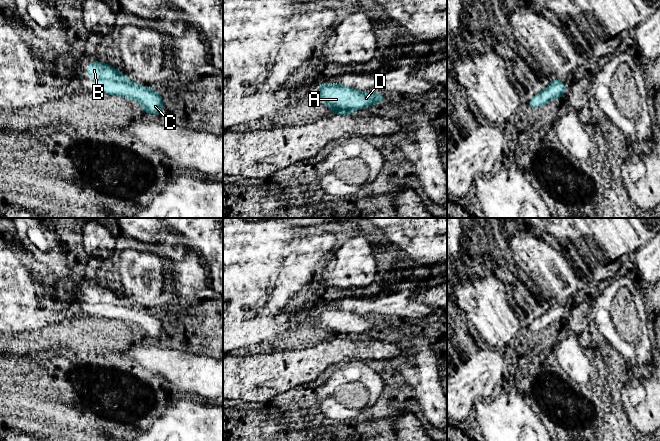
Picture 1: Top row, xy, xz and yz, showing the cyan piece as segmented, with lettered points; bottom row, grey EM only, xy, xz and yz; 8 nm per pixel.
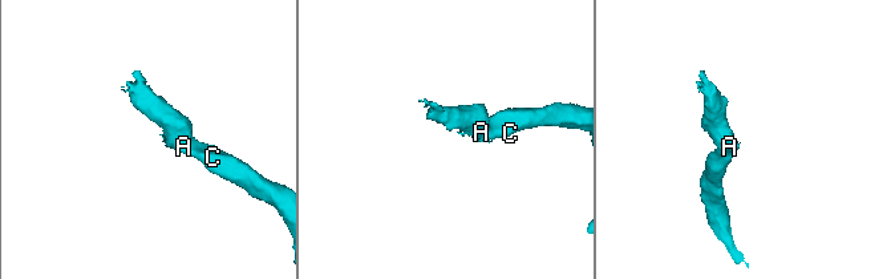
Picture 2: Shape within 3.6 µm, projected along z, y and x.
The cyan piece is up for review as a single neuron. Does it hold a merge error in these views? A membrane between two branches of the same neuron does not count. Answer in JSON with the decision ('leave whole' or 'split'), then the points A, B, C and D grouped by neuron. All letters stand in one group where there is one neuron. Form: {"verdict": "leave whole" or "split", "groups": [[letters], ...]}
{"verdict": "leave whole", "groups": [["A", "B", "C", "D"]]}

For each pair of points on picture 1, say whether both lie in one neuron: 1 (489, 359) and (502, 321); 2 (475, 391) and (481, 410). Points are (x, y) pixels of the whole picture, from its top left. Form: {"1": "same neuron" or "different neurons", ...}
{"1": "different neurons", "2": "different neurons"}

